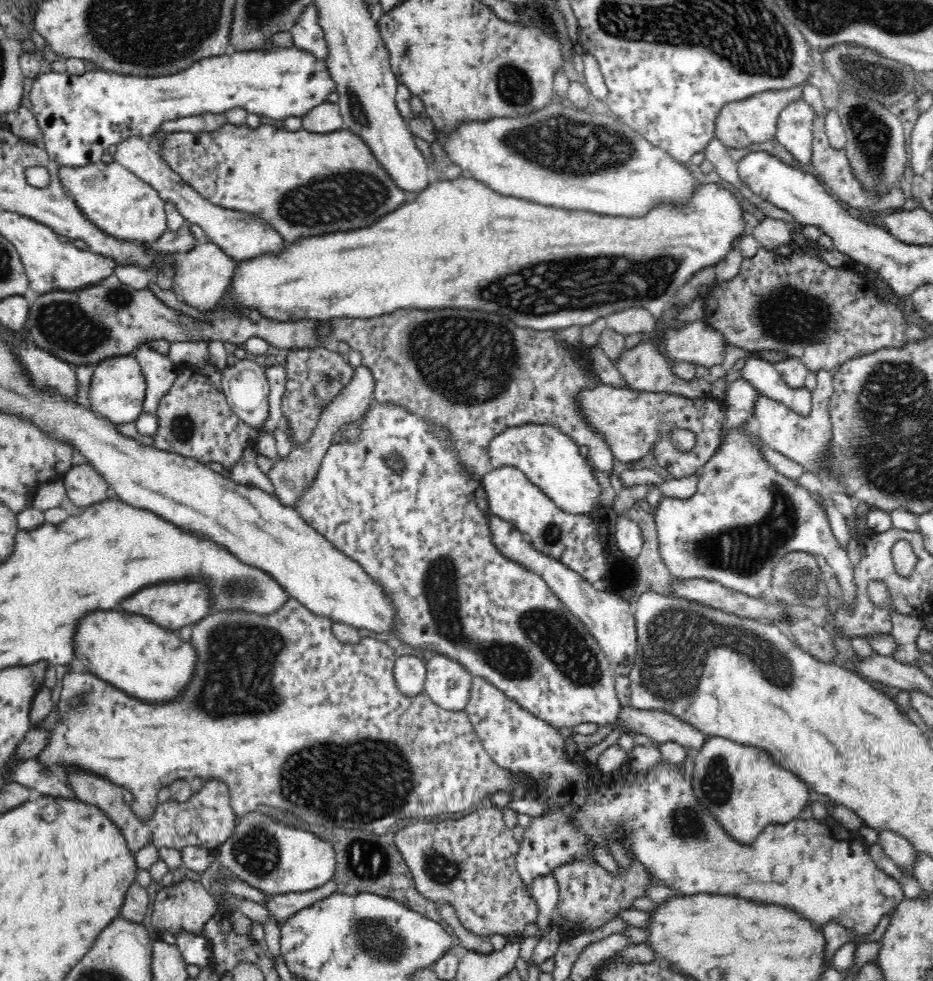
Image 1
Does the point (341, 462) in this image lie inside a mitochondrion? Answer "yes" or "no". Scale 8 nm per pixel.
no

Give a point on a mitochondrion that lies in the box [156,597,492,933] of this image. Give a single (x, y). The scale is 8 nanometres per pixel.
(364, 781)

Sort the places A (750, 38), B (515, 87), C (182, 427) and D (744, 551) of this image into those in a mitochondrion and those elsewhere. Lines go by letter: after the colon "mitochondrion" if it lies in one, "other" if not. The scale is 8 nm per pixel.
A: mitochondrion
B: mitochondrion
C: mitochondrion
D: mitochondrion

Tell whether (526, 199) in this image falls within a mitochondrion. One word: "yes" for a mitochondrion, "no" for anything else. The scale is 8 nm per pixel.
no

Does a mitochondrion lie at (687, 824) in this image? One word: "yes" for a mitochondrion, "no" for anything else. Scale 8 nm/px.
yes

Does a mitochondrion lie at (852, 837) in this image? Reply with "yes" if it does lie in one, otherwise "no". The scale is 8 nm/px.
no

